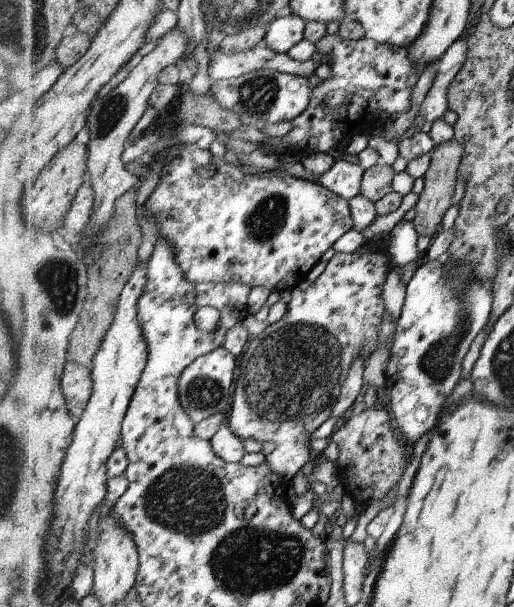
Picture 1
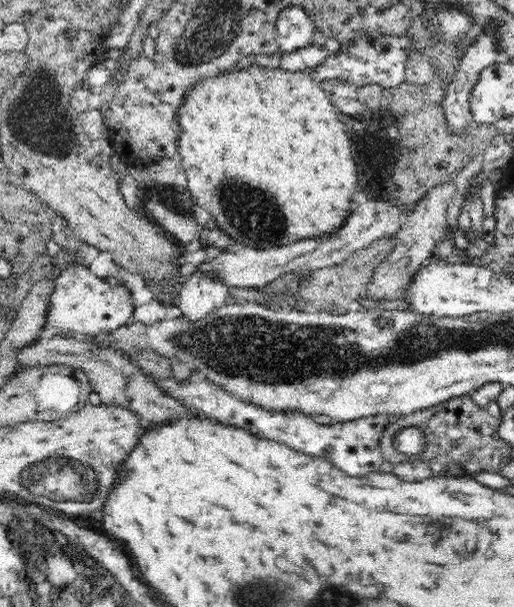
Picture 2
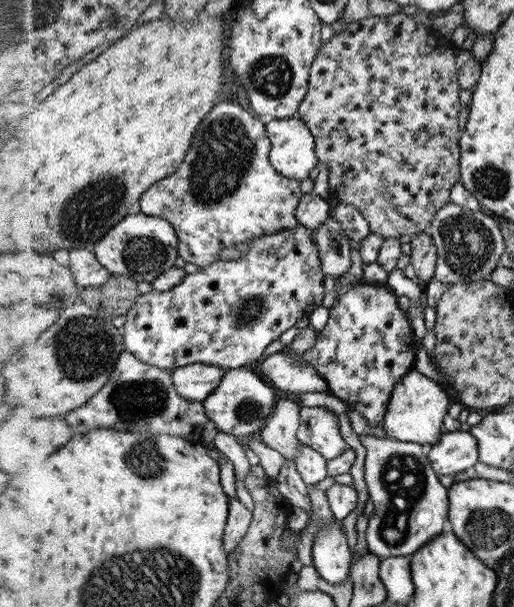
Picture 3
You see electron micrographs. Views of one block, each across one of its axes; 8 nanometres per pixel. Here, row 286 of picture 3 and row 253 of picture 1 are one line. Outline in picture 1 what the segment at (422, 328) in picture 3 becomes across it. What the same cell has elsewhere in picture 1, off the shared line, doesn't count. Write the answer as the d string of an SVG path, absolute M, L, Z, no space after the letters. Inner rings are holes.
M401 220L389 233L388 252L394 266L406 267L413 262L421 262L424 255L418 251L418 234L411 222Z

